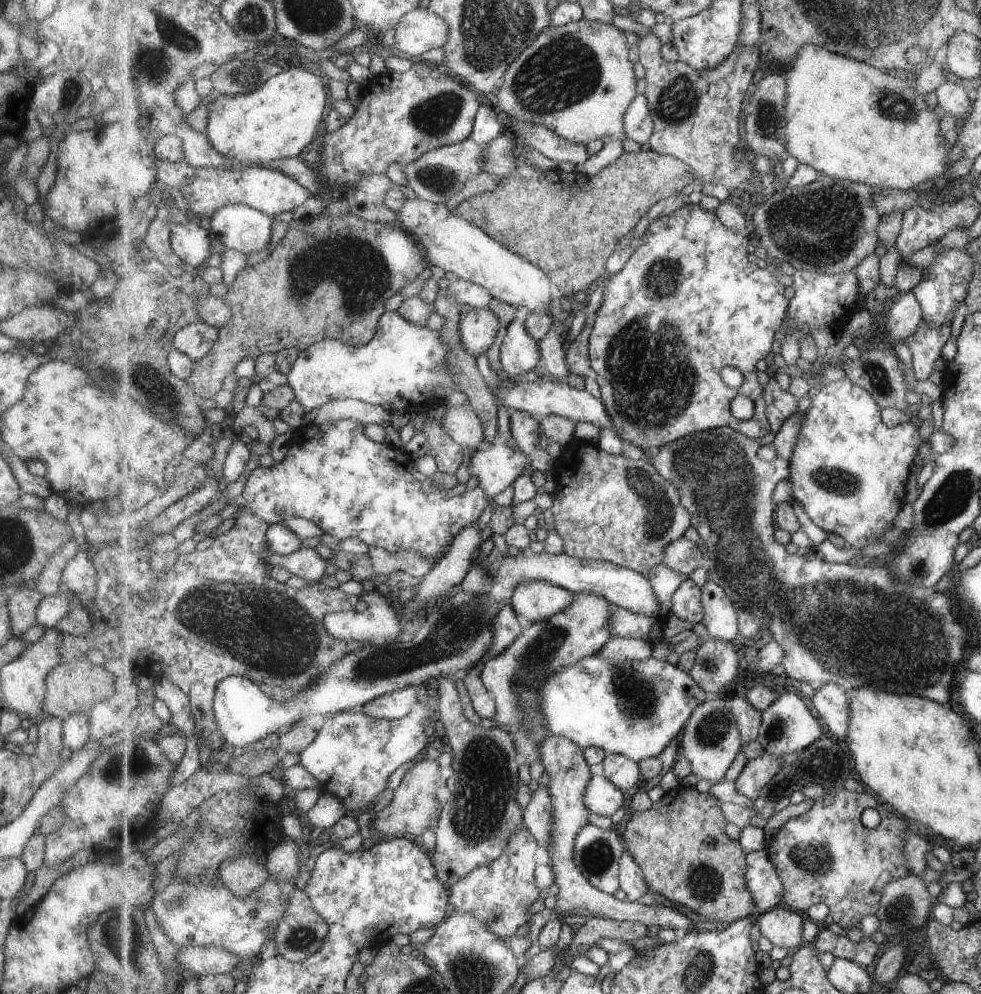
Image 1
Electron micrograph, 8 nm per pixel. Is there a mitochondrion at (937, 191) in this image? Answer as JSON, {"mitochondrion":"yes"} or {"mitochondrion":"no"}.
{"mitochondrion":"no"}

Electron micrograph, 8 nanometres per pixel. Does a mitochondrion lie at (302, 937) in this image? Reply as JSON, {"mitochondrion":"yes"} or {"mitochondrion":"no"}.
{"mitochondrion":"yes"}

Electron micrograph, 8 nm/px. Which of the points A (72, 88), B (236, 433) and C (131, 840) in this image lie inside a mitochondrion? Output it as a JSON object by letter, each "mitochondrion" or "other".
{"A":"mitochondrion","B":"other","C":"other"}

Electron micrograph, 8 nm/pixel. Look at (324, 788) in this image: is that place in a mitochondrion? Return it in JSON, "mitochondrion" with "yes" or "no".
{"mitochondrion":"no"}

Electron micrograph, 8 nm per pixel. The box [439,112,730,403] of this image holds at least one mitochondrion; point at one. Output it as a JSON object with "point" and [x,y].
{"point":[662,278]}

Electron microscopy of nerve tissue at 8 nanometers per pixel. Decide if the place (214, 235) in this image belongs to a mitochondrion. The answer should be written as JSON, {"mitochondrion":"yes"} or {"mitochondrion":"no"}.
{"mitochondrion":"no"}

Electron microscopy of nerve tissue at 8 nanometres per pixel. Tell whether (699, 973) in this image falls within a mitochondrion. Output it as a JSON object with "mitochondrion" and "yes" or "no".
{"mitochondrion":"yes"}

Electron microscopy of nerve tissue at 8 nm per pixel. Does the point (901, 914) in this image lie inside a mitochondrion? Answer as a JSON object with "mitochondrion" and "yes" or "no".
{"mitochondrion":"yes"}

